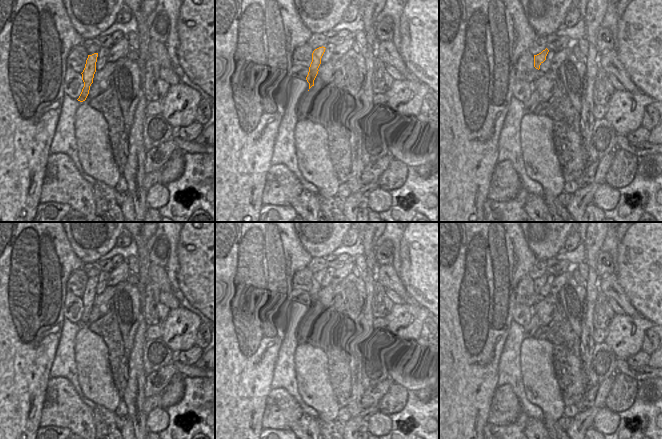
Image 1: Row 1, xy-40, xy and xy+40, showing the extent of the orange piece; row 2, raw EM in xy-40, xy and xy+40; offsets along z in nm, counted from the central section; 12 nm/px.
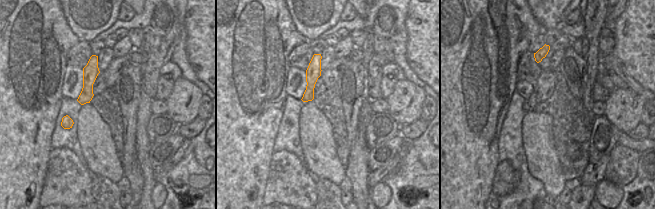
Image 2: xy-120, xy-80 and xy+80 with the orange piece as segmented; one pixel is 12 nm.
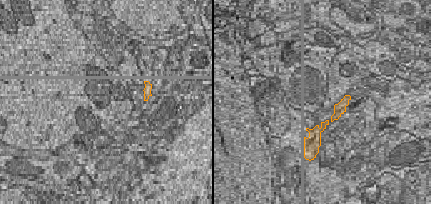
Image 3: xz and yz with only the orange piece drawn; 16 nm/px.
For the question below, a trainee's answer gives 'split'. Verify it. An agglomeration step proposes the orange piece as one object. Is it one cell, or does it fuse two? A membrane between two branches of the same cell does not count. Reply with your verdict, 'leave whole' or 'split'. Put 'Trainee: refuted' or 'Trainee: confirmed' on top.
Trainee: refuted
leave whole

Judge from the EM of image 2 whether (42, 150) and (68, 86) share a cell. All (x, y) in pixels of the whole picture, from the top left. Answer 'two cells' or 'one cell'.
two cells

